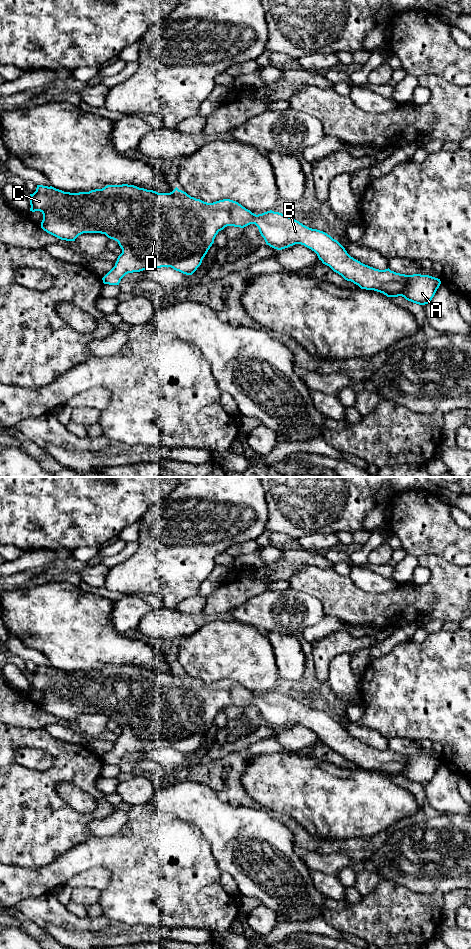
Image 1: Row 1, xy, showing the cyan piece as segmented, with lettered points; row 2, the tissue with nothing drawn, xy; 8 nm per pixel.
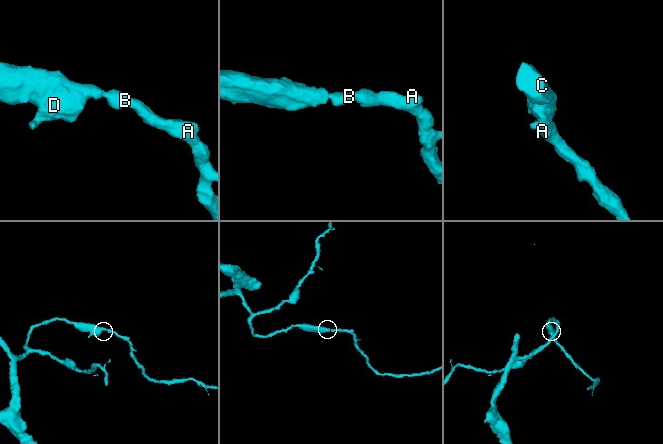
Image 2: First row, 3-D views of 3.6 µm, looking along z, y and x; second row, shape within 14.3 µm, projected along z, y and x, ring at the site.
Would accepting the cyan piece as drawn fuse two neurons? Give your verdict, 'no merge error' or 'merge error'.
no merge error

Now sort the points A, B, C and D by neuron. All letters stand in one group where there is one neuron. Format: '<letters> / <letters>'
A B C D

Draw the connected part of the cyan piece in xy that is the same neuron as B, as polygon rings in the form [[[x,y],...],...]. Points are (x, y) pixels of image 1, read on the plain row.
[[[122,664],[107,665],[102,669],[89,672],[70,673],[52,666],[37,665],[36,671],[30,674],[30,677],[30,691],[40,691],[43,694],[41,708],[47,713],[66,721],[75,721],[83,713],[101,713],[118,722],[122,733],[118,736],[115,746],[102,758],[104,764],[119,765],[121,759],[128,753],[161,747],[171,747],[183,754],[192,755],[201,745],[219,711],[227,706],[244,708],[250,704],[255,704],[258,707],[261,716],[270,727],[282,730],[295,724],[304,725],[314,731],[323,744],[361,769],[374,770],[387,777],[402,776],[413,783],[425,785],[432,780],[441,764],[440,759],[429,755],[405,755],[391,751],[389,748],[379,750],[365,745],[351,737],[345,728],[327,713],[309,708],[285,694],[270,690],[256,695],[230,679],[207,683],[191,677],[177,667],[170,673],[158,673],[134,665]]]

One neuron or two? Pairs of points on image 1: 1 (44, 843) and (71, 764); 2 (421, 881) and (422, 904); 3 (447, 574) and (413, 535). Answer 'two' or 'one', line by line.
1: one
2: two
3: two

